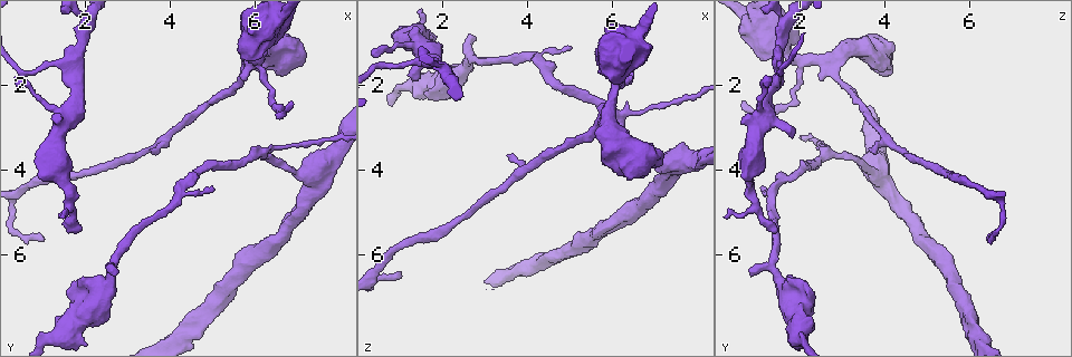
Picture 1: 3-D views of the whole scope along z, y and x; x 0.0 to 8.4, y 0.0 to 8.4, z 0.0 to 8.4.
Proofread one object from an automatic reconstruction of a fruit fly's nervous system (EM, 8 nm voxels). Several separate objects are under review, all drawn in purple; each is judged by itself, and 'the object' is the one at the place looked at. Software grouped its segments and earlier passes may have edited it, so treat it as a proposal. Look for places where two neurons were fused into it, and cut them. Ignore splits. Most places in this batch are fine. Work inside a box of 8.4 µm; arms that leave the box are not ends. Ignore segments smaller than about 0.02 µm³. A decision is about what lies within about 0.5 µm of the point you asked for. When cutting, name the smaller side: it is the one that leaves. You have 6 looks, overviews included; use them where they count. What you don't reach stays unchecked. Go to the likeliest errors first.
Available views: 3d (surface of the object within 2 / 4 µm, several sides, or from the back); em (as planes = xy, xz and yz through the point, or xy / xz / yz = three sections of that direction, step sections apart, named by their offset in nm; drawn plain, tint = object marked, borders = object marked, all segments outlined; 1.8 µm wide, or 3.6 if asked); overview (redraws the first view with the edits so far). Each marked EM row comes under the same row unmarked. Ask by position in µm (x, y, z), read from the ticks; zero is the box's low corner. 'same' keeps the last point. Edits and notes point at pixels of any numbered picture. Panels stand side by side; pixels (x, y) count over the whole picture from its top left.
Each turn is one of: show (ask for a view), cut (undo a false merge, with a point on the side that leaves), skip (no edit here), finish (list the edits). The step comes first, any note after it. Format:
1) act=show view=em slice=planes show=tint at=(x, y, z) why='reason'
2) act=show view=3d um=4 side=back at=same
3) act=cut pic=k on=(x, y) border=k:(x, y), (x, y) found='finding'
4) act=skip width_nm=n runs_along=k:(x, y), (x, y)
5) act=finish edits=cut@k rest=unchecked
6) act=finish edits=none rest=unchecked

act=show view=3d um=2 at=(6.10, 3.65, 2.70) why='branch point'

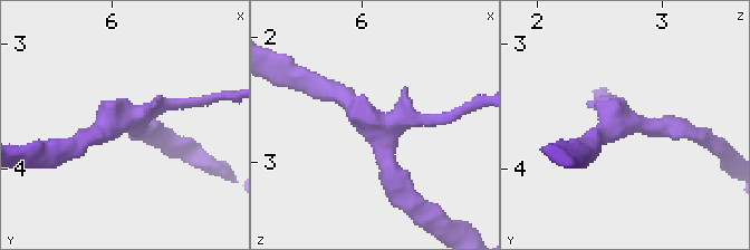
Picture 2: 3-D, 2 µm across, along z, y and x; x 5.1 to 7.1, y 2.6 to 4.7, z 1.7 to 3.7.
act=show view=em um=3.6 slice=yz step=4 show=tint at=(6.06, 3.64, 2.72) arms=3 why='now the EM'

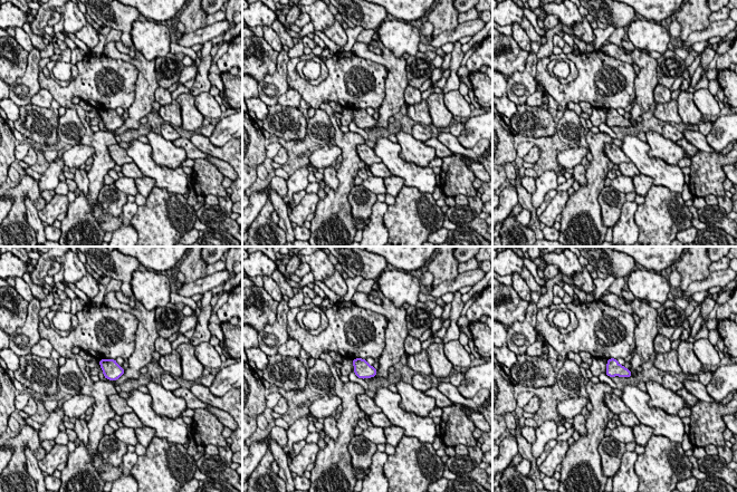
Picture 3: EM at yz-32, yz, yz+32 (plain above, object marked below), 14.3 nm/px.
act=show view=em um=3.6 slice=planes show=tint at=same why='cut it another way'

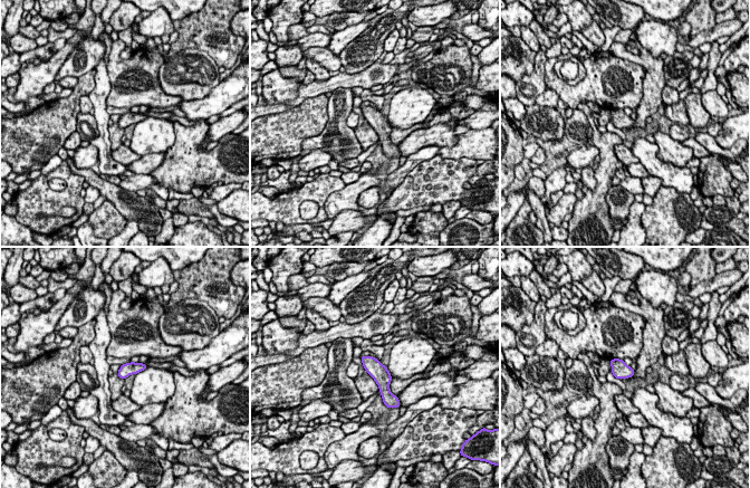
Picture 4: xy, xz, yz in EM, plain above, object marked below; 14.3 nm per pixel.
act=skip found='one neuron here'

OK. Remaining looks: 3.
act=show view=em um=3.6 slice=yz step=4 show=tint at=(7.25, 4.15, 3.80) why='small branch off a trunk'

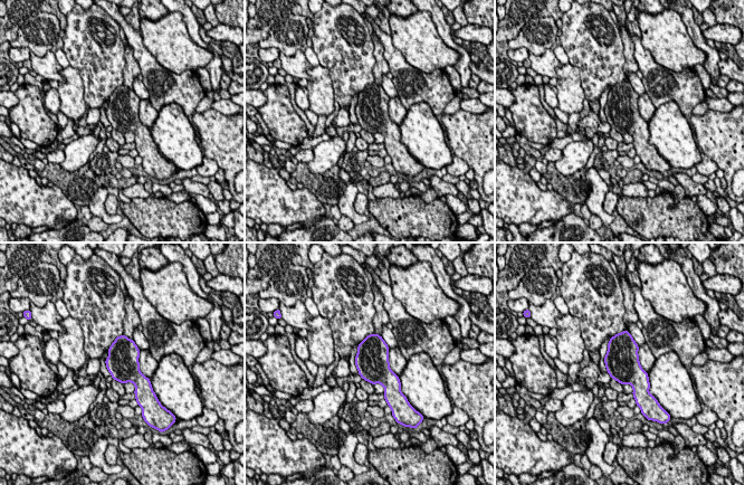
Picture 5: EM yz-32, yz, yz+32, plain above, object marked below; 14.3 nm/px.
act=show view=em um=3.6 slice=planes show=tint at=same

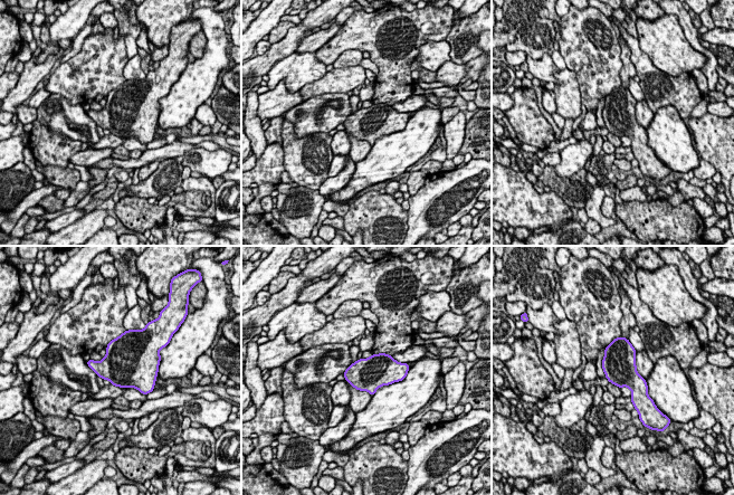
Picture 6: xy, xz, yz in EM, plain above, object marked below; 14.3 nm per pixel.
act=skip found='all the same neuron'

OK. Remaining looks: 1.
act=finish edits=none rest=unchecked

